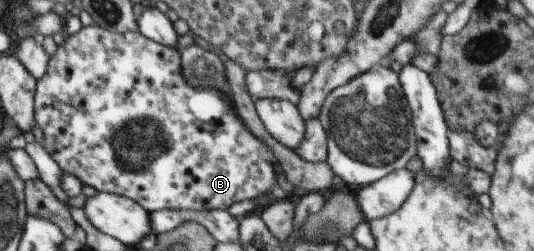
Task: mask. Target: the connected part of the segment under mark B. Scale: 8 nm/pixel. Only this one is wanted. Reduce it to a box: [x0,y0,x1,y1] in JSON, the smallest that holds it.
[35,24,277,213]

